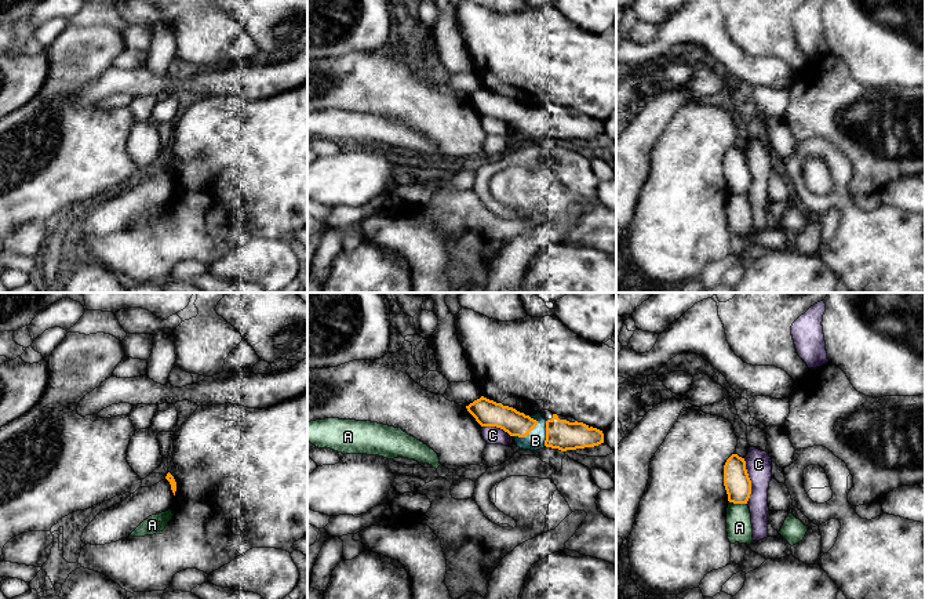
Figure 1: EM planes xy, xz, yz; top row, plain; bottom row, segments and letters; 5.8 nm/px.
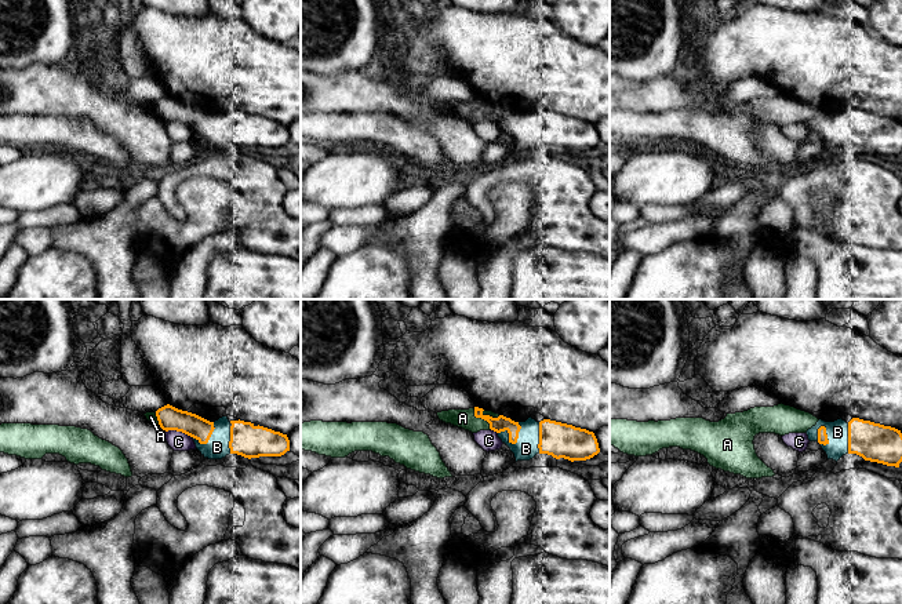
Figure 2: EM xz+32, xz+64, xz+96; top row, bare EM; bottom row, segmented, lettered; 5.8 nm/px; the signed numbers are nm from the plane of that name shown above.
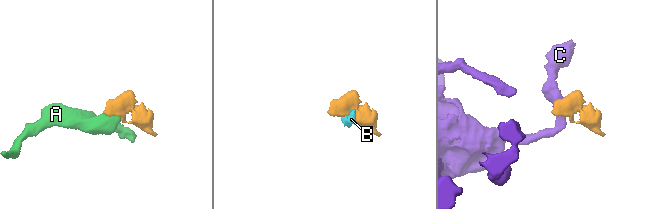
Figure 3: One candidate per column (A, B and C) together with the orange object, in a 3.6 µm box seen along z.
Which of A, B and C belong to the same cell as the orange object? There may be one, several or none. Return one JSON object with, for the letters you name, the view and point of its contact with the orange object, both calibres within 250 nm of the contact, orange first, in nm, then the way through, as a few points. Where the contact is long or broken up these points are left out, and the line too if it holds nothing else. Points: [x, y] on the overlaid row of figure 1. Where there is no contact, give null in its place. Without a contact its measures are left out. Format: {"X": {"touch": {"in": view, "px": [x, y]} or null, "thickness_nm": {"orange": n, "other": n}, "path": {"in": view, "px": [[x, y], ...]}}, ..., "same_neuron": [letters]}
{"B": {"touch": {"in": "xz", "px": [525, 435]}, "thickness_nm": {"orange": 150, "other": 110}}, "same_neuron": ["B"]}

